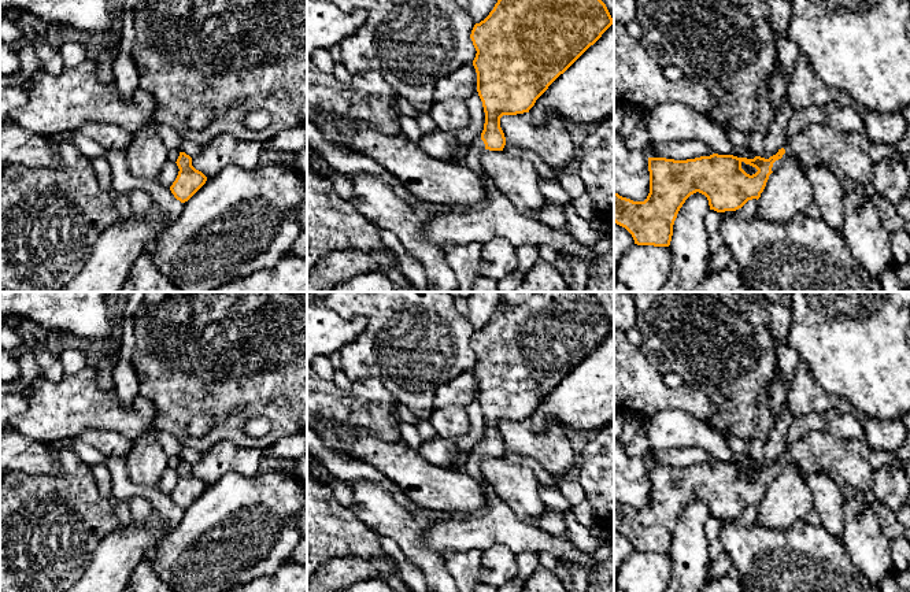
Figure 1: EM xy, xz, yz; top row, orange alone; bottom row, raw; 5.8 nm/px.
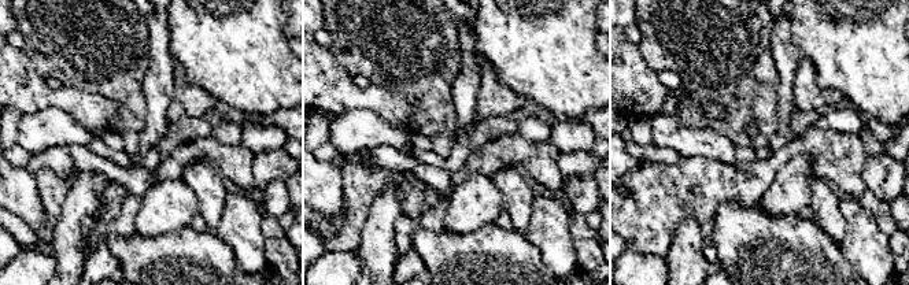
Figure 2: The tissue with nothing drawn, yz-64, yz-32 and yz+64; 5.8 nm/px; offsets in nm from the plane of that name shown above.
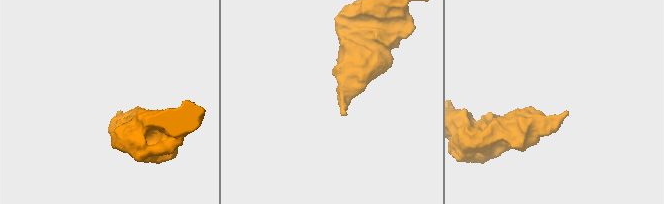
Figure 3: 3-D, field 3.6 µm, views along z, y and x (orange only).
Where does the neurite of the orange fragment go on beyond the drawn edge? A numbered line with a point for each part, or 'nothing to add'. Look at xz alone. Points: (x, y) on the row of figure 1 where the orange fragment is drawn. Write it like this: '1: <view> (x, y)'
1: xz (499, 218)

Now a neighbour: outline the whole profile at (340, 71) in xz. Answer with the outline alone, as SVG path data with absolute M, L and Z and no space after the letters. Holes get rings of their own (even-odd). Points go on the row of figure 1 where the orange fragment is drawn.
M334 45L330 48L330 53L334 62L334 71L333 71L333 77L343 81L343 82L348 82L351 79L351 74L348 73L348 70L345 69L345 66L341 62L341 48L340 45Z

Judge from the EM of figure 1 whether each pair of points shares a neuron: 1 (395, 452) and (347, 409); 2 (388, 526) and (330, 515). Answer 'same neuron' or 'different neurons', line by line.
1: different neurons
2: different neurons

